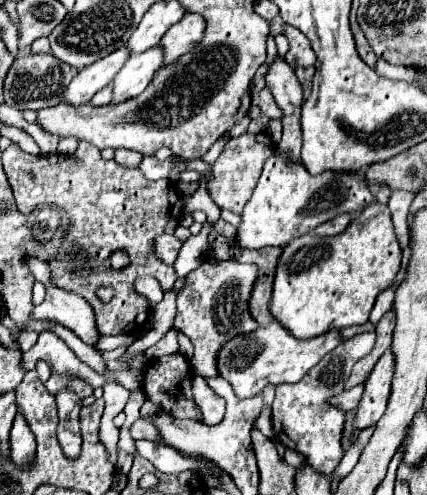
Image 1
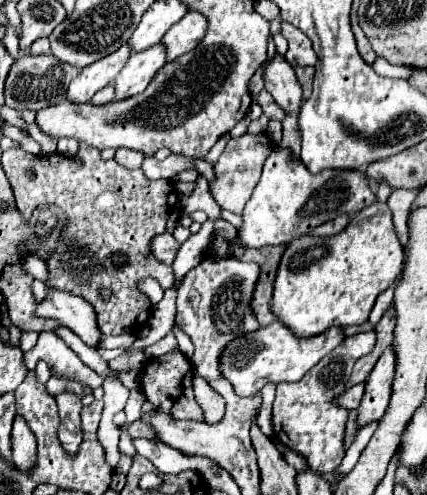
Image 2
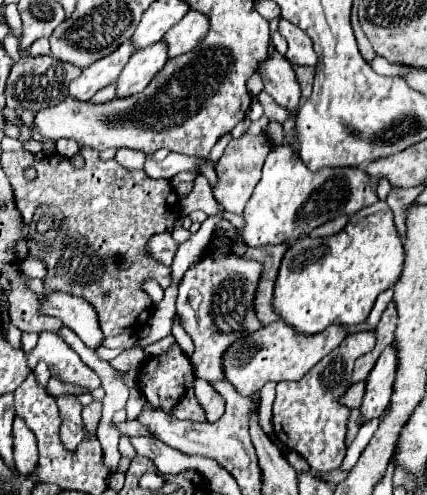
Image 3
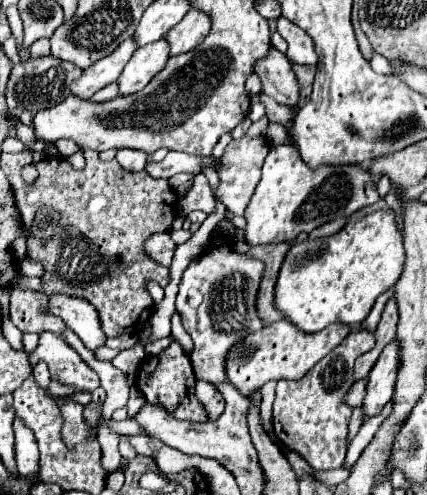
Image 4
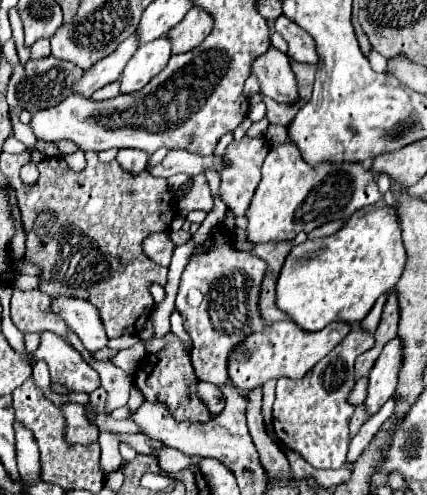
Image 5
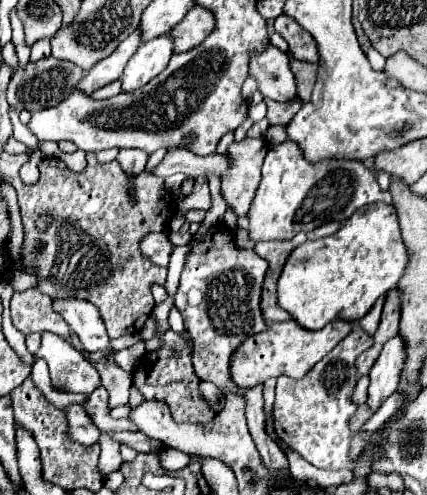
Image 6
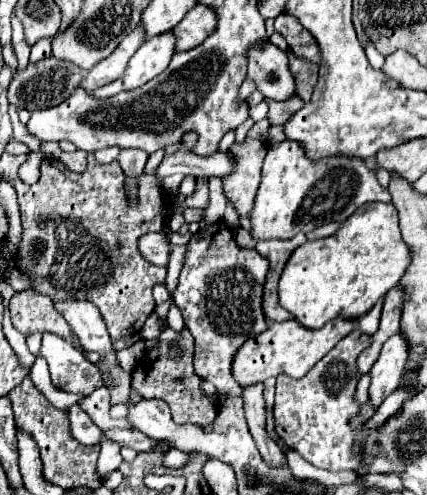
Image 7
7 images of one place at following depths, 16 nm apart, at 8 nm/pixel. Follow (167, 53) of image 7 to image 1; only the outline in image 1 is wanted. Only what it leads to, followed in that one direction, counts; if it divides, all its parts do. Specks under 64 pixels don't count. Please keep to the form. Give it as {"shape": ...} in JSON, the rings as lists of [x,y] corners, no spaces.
{"shape":[[[152,46],[148,52],[140,52],[136,56],[130,56],[124,68],[114,78],[114,98],[112,102],[124,102],[132,96],[138,96],[144,92],[144,88],[150,84],[156,70],[164,66],[164,48]]]}

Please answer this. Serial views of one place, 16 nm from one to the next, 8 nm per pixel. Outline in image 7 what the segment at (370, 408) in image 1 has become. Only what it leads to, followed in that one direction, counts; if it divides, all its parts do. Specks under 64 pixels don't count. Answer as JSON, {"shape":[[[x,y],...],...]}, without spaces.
{"shape":[[[398,330],[394,336],[386,340],[378,360],[370,370],[372,376],[370,402],[374,406],[380,406],[382,400],[398,388],[406,364],[408,364],[408,338],[404,336],[404,332]]]}

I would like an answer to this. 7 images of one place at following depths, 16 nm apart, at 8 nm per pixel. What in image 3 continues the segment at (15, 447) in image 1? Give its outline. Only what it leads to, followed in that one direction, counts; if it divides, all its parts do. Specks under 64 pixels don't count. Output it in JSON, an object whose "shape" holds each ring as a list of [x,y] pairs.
{"shape":[[[18,416],[13,422],[13,436],[16,468],[24,476],[30,476],[36,470],[38,446],[36,446],[36,438],[32,436],[32,432],[28,430],[25,422]]]}

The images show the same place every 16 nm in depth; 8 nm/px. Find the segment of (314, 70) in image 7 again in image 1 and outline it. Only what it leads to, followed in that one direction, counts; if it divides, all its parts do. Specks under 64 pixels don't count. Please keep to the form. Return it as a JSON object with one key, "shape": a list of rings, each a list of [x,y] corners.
{"shape":[[[296,68],[296,76],[304,88],[304,100],[310,96],[310,90],[312,90],[312,76],[314,76],[314,68]]]}

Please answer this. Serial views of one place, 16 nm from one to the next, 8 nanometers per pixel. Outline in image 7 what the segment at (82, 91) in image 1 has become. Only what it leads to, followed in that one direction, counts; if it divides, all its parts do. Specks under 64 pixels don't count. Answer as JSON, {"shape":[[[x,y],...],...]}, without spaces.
{"shape":[[[142,22],[118,44],[118,48],[104,58],[102,62],[98,62],[88,74],[86,78],[80,82],[82,88],[86,88],[88,92],[92,92],[98,86],[104,86],[108,82],[114,82],[116,78],[120,78],[124,74],[124,68],[128,66],[128,60],[132,58],[132,54],[136,52],[136,48],[140,48],[140,44],[144,42],[144,26]]]}

